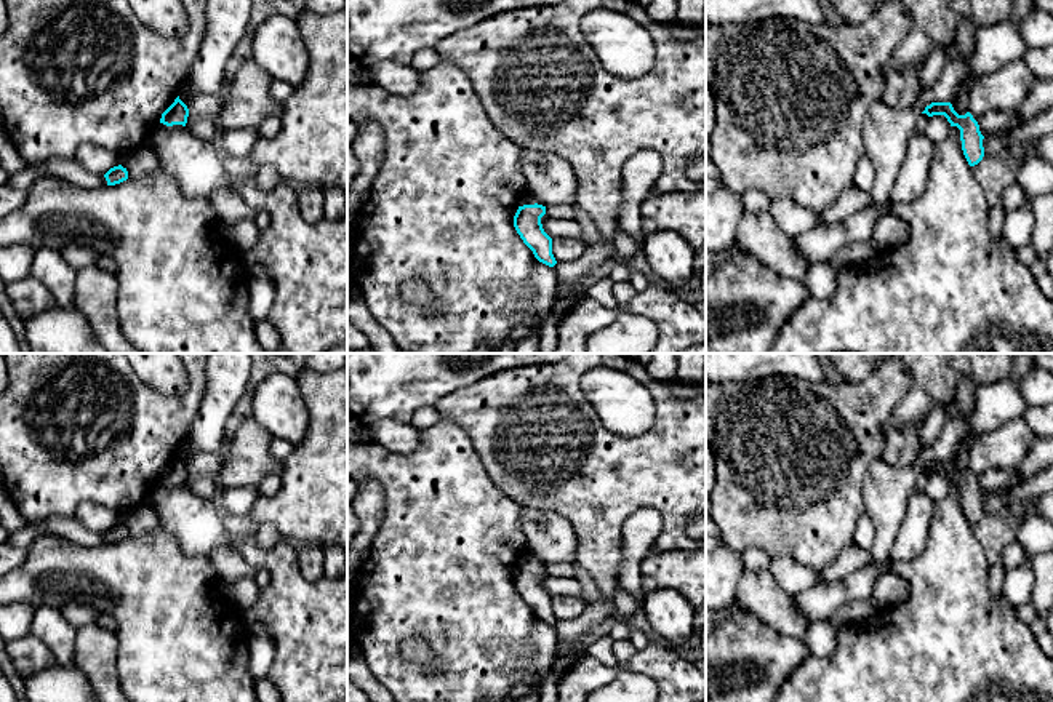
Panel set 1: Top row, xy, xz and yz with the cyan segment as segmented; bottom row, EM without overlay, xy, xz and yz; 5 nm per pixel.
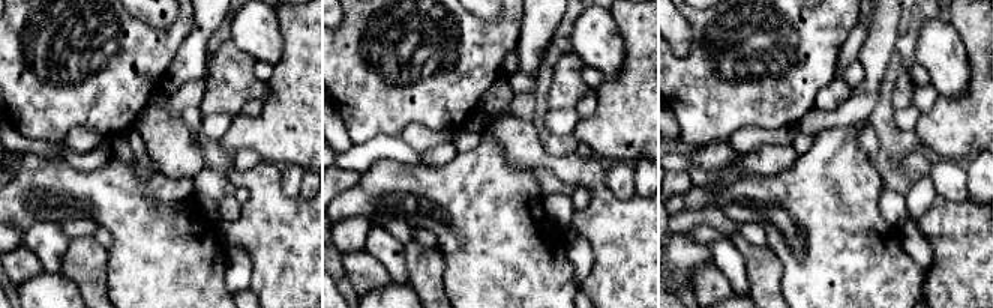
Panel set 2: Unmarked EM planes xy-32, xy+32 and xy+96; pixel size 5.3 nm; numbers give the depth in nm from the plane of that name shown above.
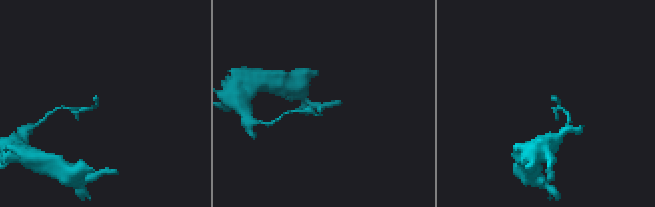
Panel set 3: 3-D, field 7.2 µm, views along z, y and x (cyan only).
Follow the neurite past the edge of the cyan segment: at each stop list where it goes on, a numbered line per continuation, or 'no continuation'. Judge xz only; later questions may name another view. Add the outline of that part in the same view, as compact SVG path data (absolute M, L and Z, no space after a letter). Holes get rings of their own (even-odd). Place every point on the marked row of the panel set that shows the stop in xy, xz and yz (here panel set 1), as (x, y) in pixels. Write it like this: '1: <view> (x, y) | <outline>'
no continuation

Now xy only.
no continuation

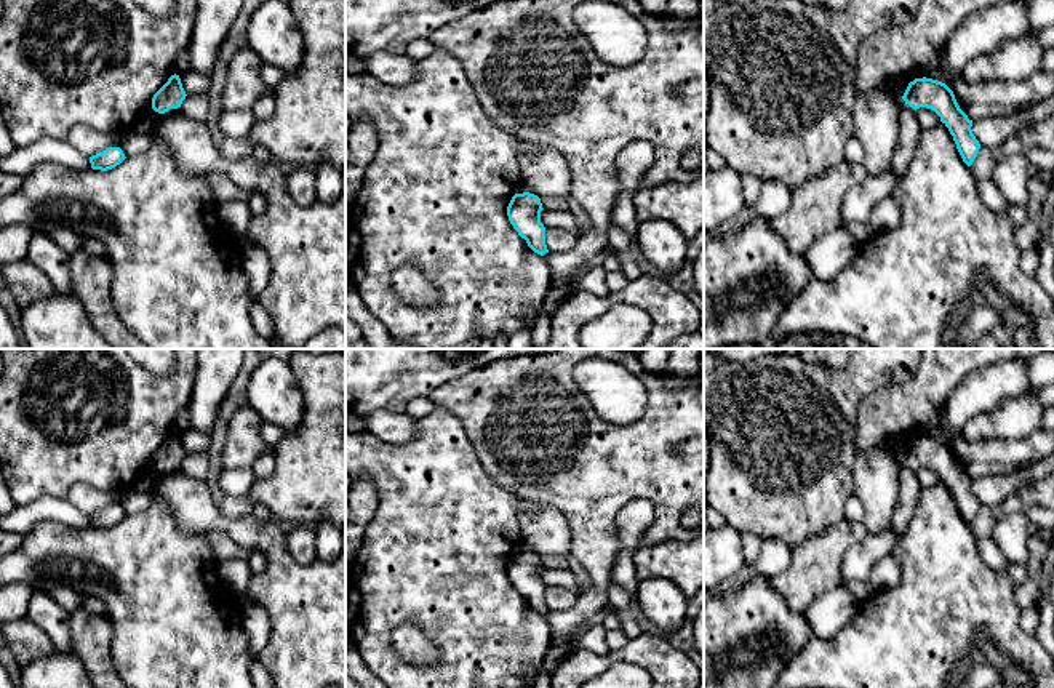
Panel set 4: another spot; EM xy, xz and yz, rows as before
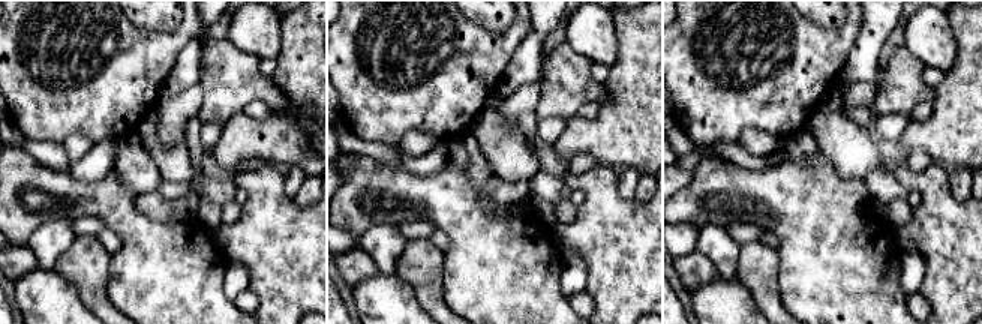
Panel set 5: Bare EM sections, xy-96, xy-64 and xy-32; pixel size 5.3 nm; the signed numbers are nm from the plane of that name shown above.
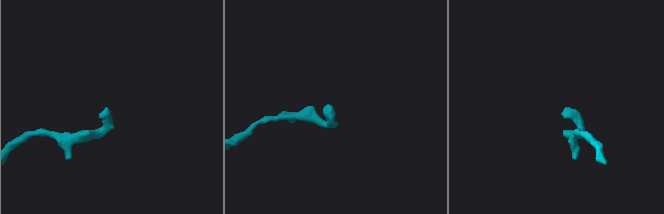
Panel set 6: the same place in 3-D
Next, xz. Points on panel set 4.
no continuation

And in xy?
no continuation

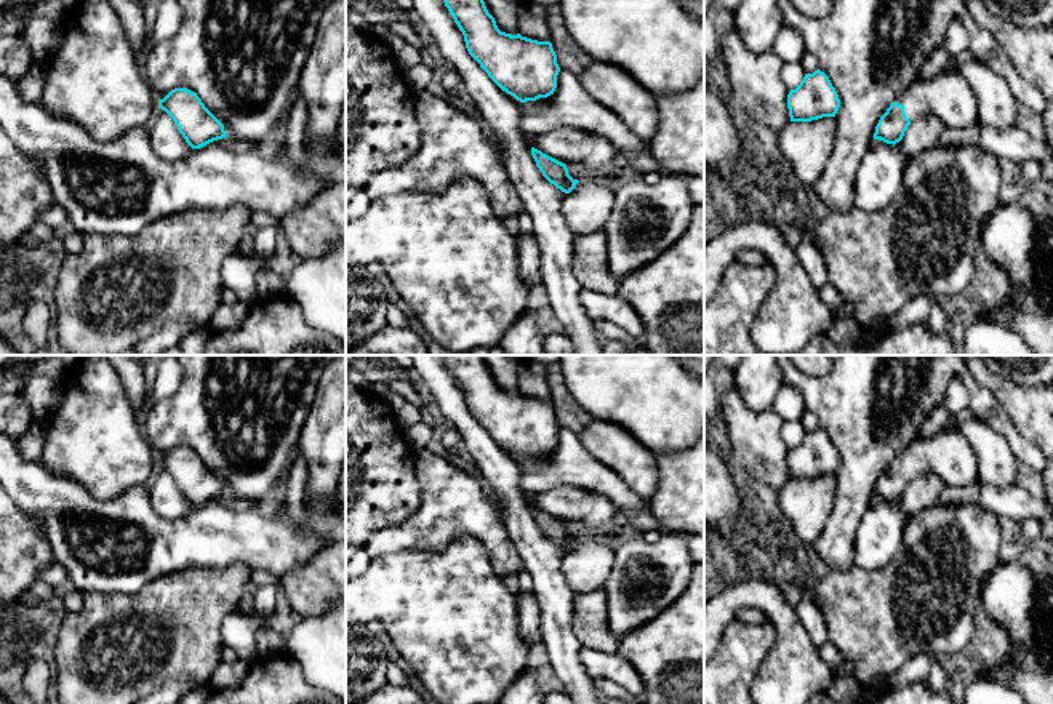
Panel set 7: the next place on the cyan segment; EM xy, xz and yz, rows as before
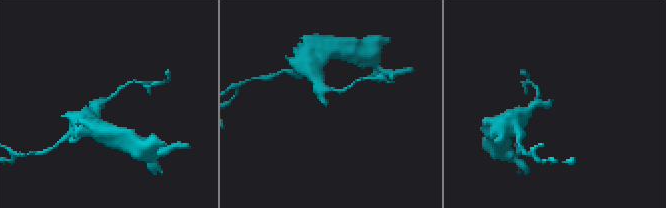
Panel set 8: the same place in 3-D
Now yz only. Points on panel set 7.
1: yz (948, 95) | M941 72L928 80L915 80L896 102L904 107L904 115L911 122L935 115L946 128L979 123L978 99L959 72Z

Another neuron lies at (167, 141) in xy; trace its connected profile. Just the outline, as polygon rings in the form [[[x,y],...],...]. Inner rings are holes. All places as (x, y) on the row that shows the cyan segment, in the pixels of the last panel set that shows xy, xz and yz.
[[[162,109],[149,125],[152,149],[165,160],[174,162],[189,155],[194,149],[186,142],[173,118]]]

